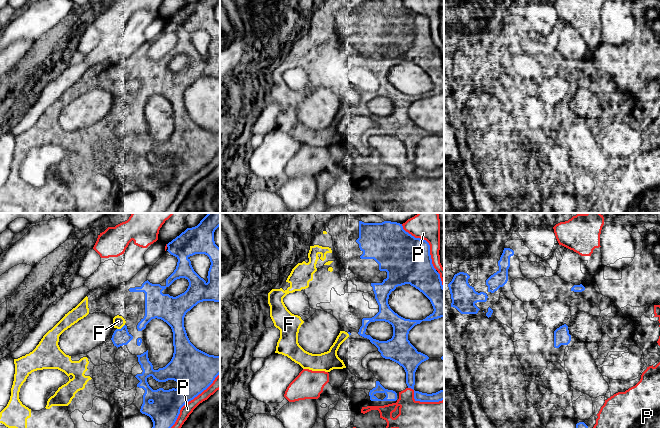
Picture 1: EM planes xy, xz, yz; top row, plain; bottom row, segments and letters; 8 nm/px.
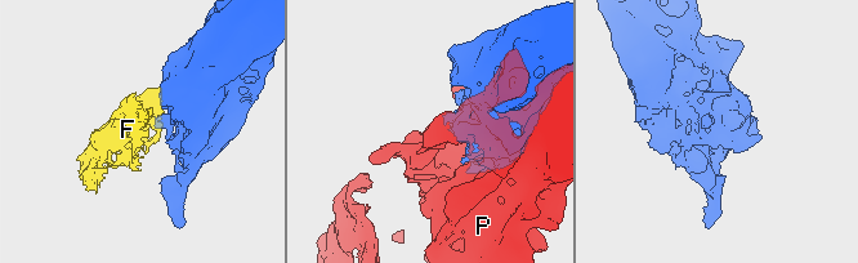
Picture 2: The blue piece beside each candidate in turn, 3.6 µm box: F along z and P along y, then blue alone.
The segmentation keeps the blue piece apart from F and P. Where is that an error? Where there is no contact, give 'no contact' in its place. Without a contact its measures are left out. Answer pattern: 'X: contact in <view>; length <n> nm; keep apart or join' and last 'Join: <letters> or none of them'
F: contact in xy; length 80 nm; join
P: contact in xy; length 700 nm; keep apart
Join: F

